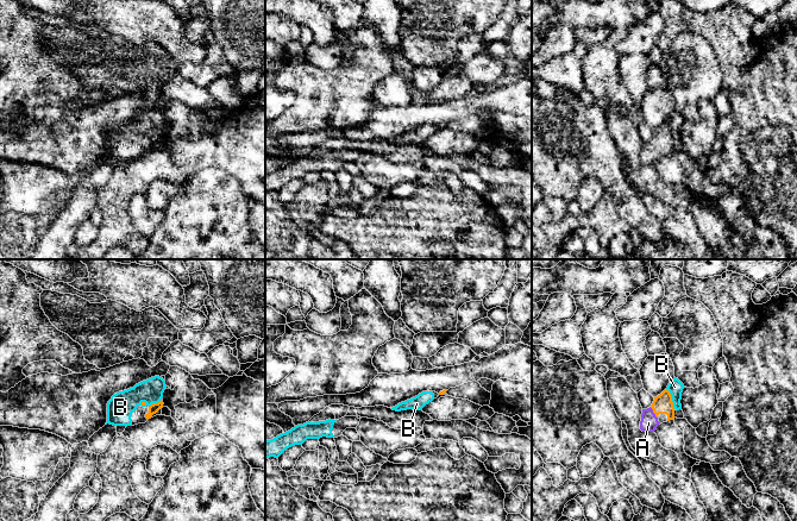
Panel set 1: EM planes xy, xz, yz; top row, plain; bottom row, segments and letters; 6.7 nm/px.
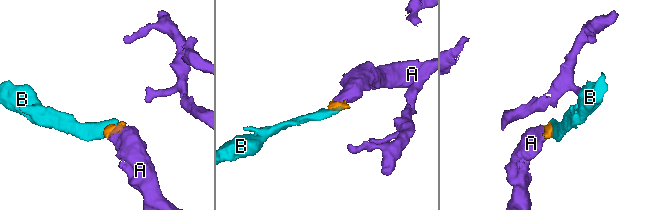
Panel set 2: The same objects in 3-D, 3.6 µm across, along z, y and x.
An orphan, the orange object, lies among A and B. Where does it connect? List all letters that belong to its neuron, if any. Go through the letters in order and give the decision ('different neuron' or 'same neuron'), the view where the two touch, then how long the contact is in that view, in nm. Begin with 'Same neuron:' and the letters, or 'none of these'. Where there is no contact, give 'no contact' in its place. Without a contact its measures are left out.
Same neuron: A, B
A: same neuron; meets orange in yz; contact 90 nm long
B: same neuron; meets orange in yz; contact 160 nm long

